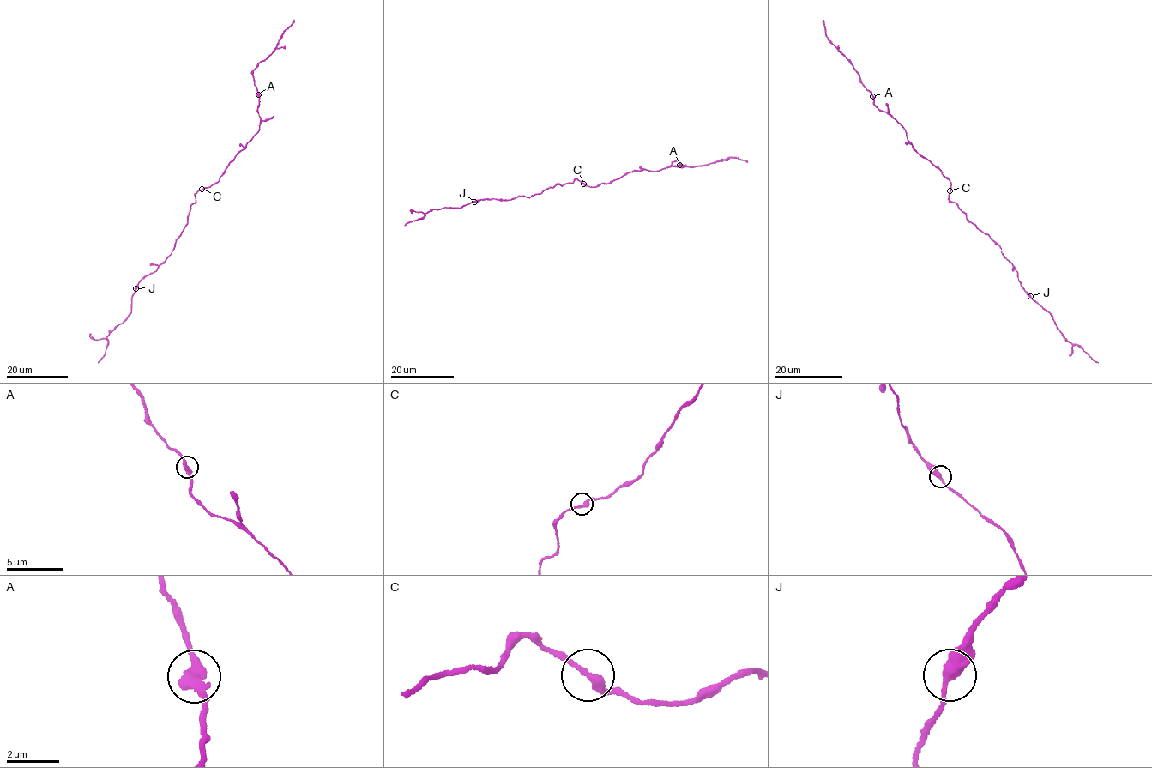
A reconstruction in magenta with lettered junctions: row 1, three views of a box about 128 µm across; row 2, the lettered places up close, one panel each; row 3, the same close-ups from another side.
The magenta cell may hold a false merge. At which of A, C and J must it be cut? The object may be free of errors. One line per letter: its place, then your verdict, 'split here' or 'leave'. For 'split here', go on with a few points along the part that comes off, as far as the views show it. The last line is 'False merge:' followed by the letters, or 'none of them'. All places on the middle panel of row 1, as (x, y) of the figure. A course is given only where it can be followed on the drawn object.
A: at (679, 165); leave
C: at (583, 184); leave
J: at (474, 202); leave
False merge: none of them

